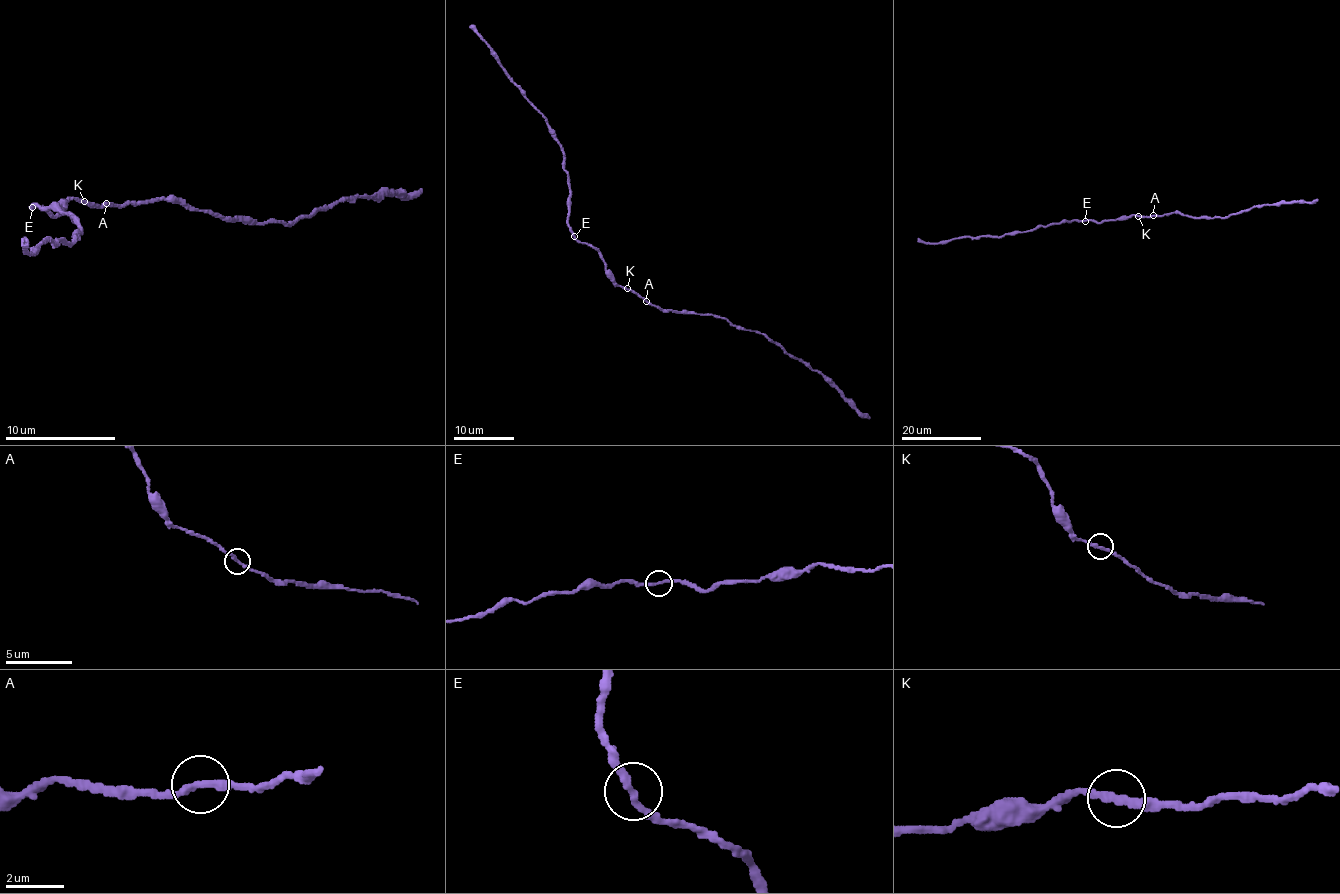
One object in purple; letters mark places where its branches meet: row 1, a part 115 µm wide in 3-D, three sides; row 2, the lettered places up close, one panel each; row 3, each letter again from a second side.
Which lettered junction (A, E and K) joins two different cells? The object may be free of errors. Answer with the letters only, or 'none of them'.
none of them

